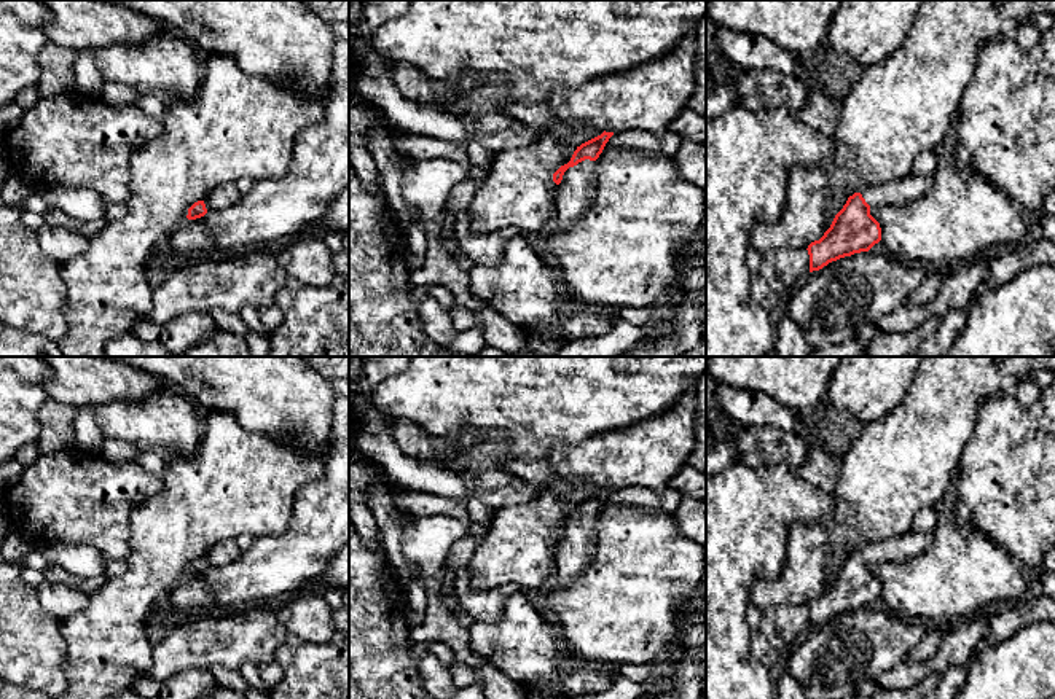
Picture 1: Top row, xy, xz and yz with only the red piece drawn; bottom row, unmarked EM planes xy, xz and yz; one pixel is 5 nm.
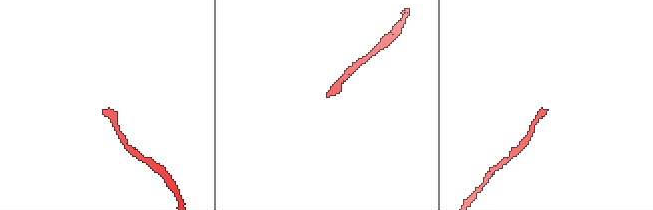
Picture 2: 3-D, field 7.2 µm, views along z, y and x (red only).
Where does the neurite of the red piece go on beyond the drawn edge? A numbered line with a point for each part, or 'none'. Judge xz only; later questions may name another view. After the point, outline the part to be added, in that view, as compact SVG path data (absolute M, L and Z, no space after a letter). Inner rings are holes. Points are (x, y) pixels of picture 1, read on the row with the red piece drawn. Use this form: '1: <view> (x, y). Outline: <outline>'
1: xz (572, 196). Outline: M585 159L569 167L553 193L555 228L559 232L569 231L588 210L594 199L596 186L593 178L594 161Z

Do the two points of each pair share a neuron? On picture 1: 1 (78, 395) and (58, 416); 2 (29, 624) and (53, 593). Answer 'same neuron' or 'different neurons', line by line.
1: different neurons
2: different neurons

